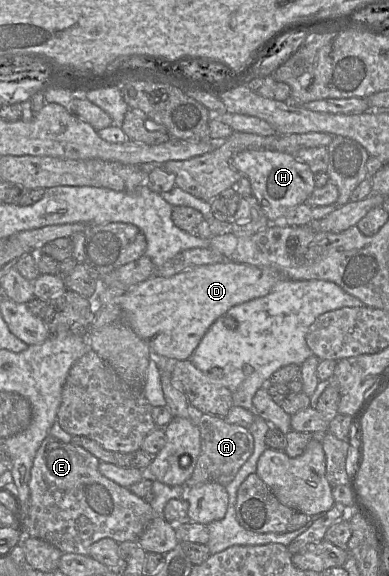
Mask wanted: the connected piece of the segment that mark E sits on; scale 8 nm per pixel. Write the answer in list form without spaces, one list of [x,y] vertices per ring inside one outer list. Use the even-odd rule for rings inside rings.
[[[50,434],[38,448],[29,482],[30,506],[26,537],[42,539],[63,553],[88,555],[92,544],[111,538],[118,543],[138,541],[156,516],[149,501],[102,475],[93,454]]]

